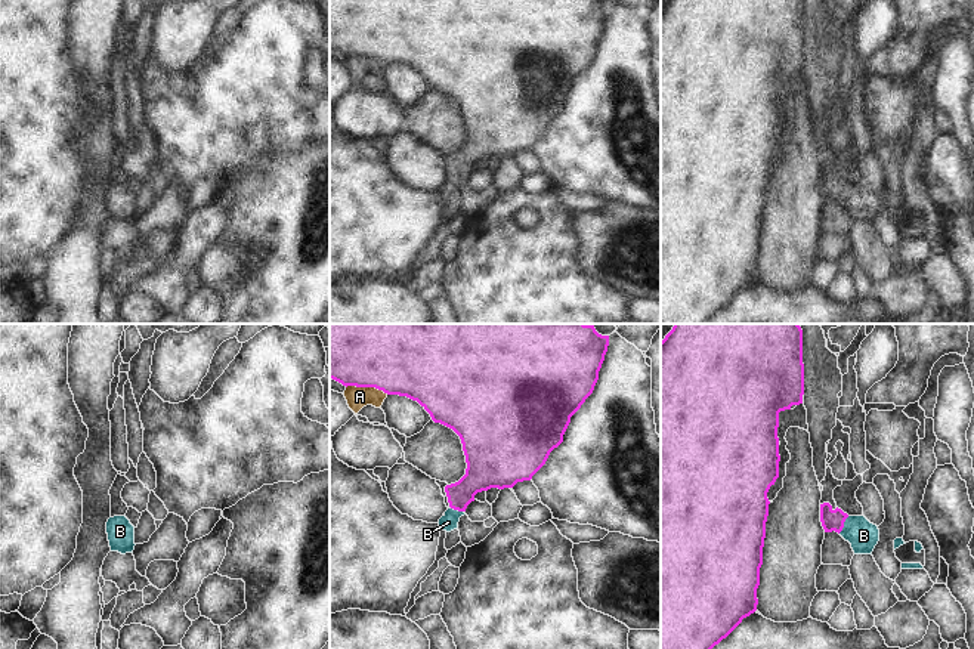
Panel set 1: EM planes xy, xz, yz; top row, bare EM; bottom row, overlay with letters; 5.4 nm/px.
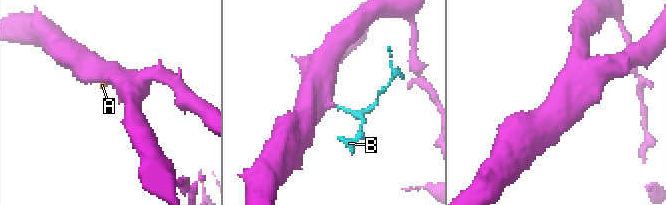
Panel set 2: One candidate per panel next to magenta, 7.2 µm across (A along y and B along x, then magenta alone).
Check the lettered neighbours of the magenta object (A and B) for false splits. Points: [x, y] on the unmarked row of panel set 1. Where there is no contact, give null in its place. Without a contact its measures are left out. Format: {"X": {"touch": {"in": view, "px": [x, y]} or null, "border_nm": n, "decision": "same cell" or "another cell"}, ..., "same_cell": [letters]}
{"A": {"touch": {"in": "xz", "px": [367, 55]}, "border_nm": 240, "decision": "another cell"}, "B": {"touch": {"in": "yz", "px": [843, 194]}, "border_nm": 110, "decision": "same cell"}, "same_cell": ["B"]}

